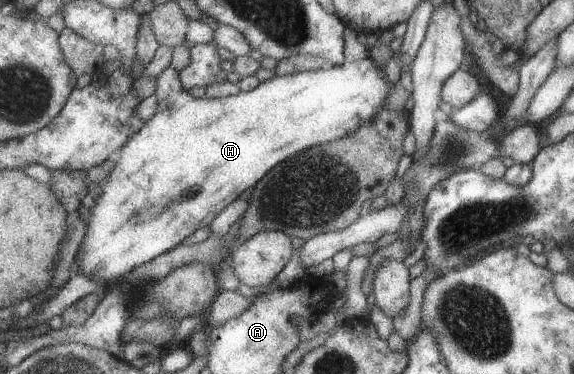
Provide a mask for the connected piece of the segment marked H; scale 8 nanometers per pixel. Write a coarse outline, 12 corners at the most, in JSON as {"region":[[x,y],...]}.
{"region":[[371,56],[195,98],[172,67],[79,262],[120,282],[269,170],[349,136]]}

